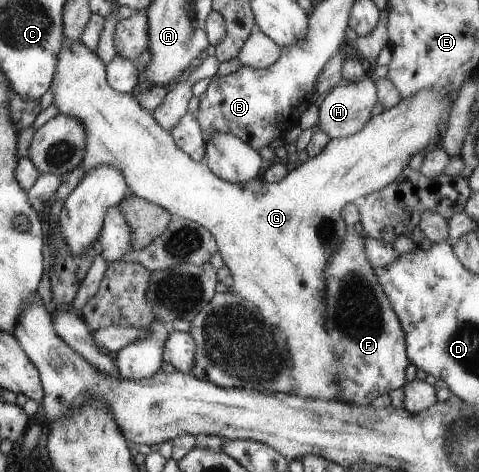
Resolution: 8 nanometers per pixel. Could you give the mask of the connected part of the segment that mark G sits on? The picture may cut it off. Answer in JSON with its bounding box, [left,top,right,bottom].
[51,39,452,399]

